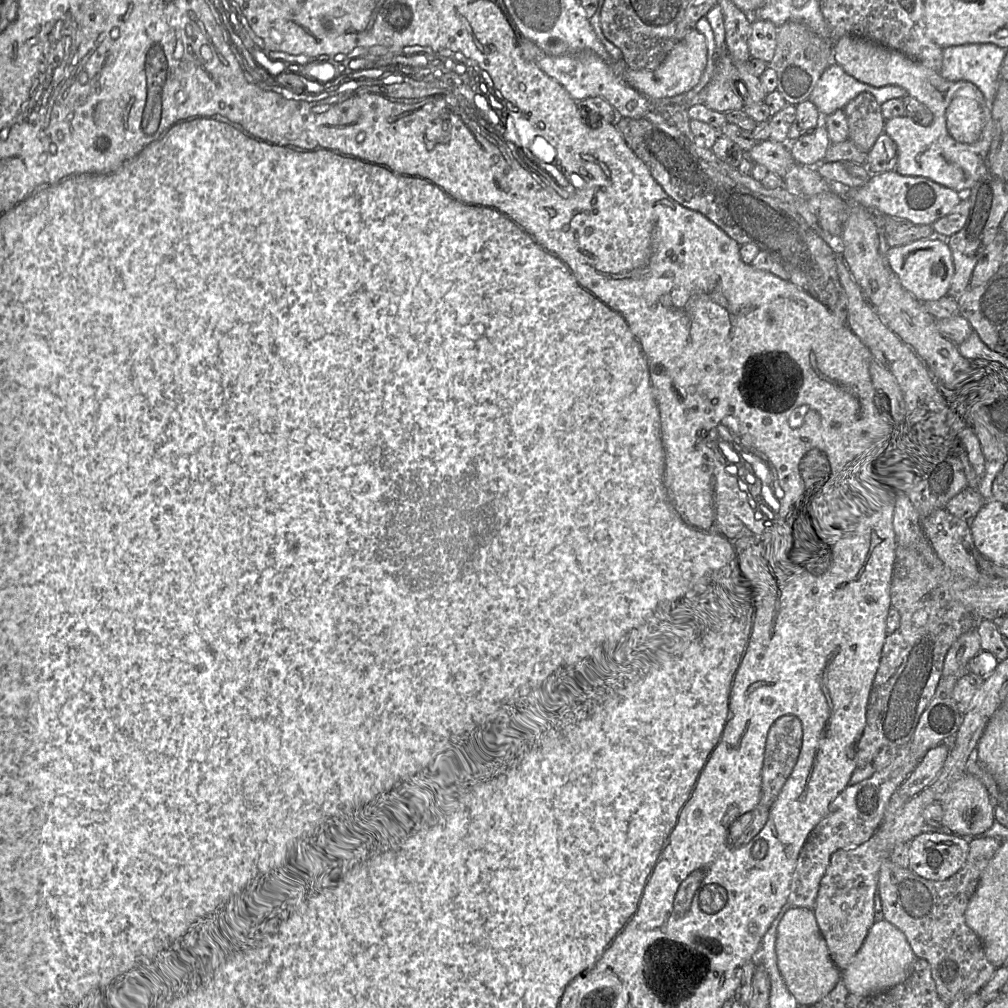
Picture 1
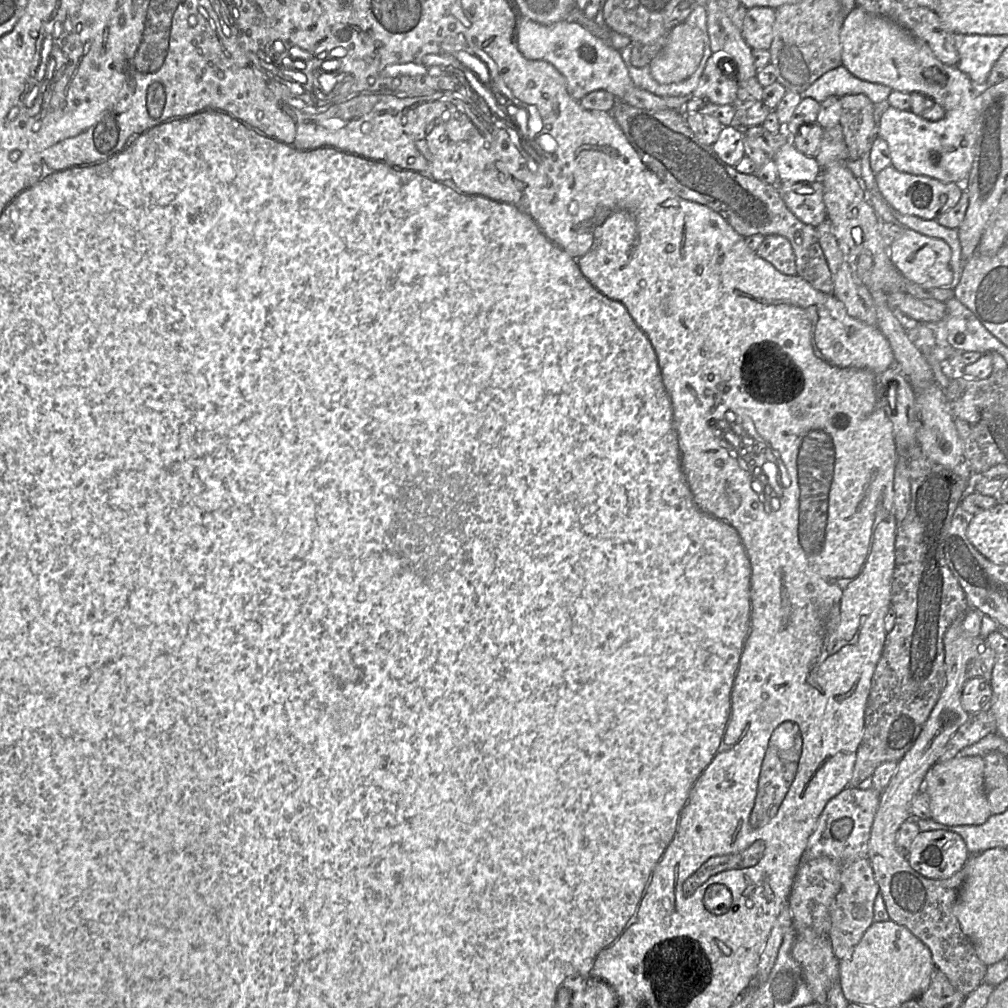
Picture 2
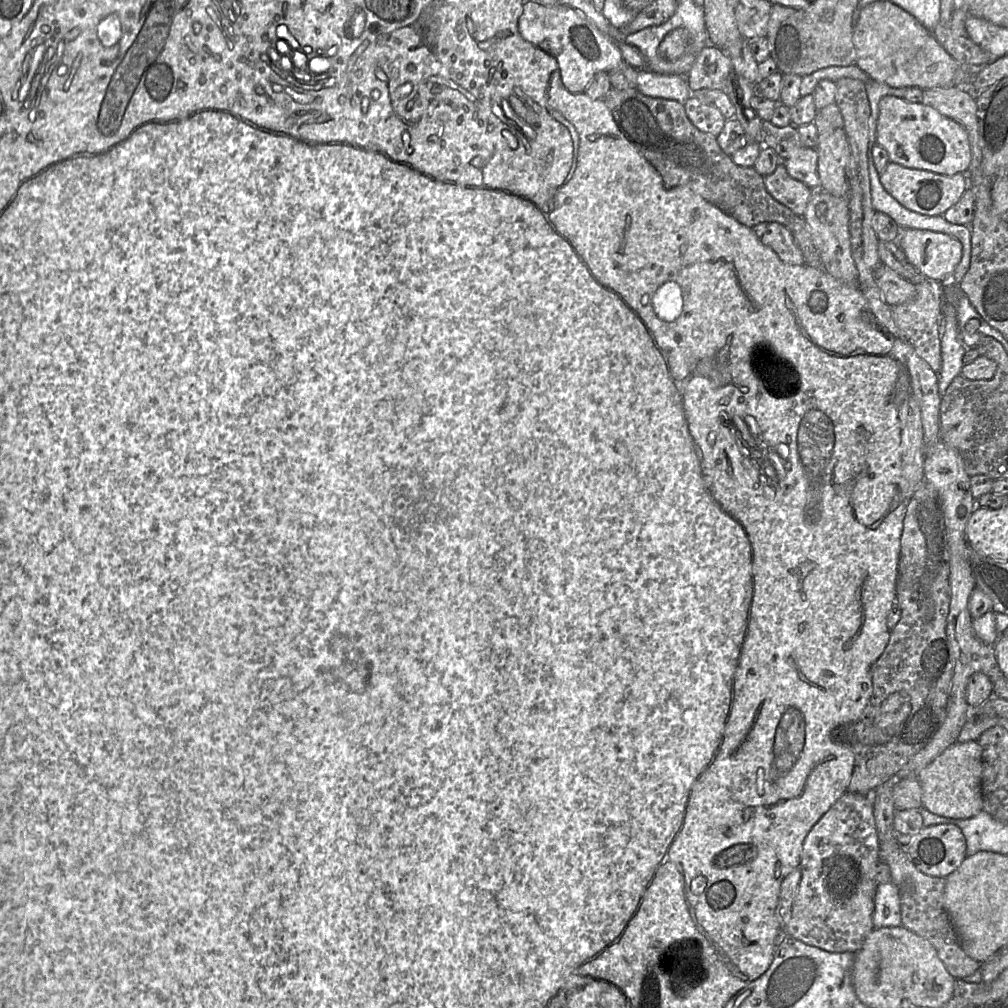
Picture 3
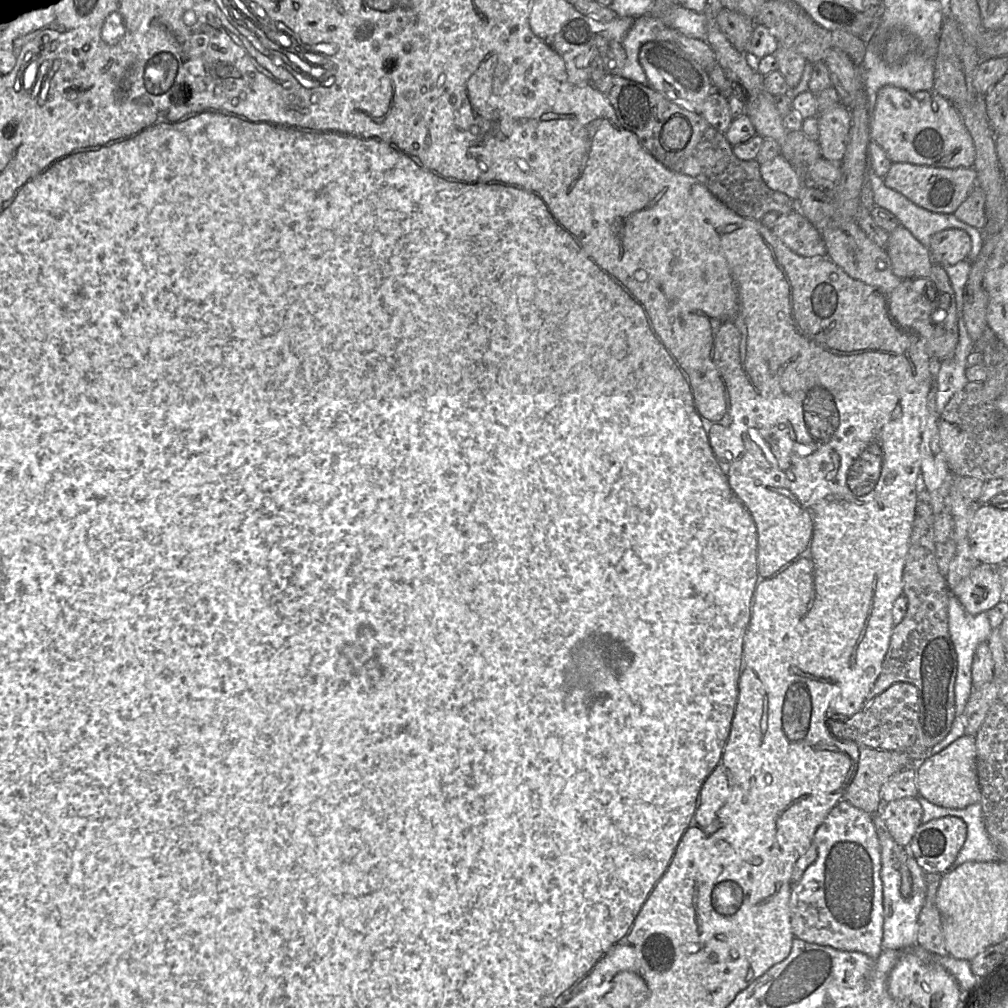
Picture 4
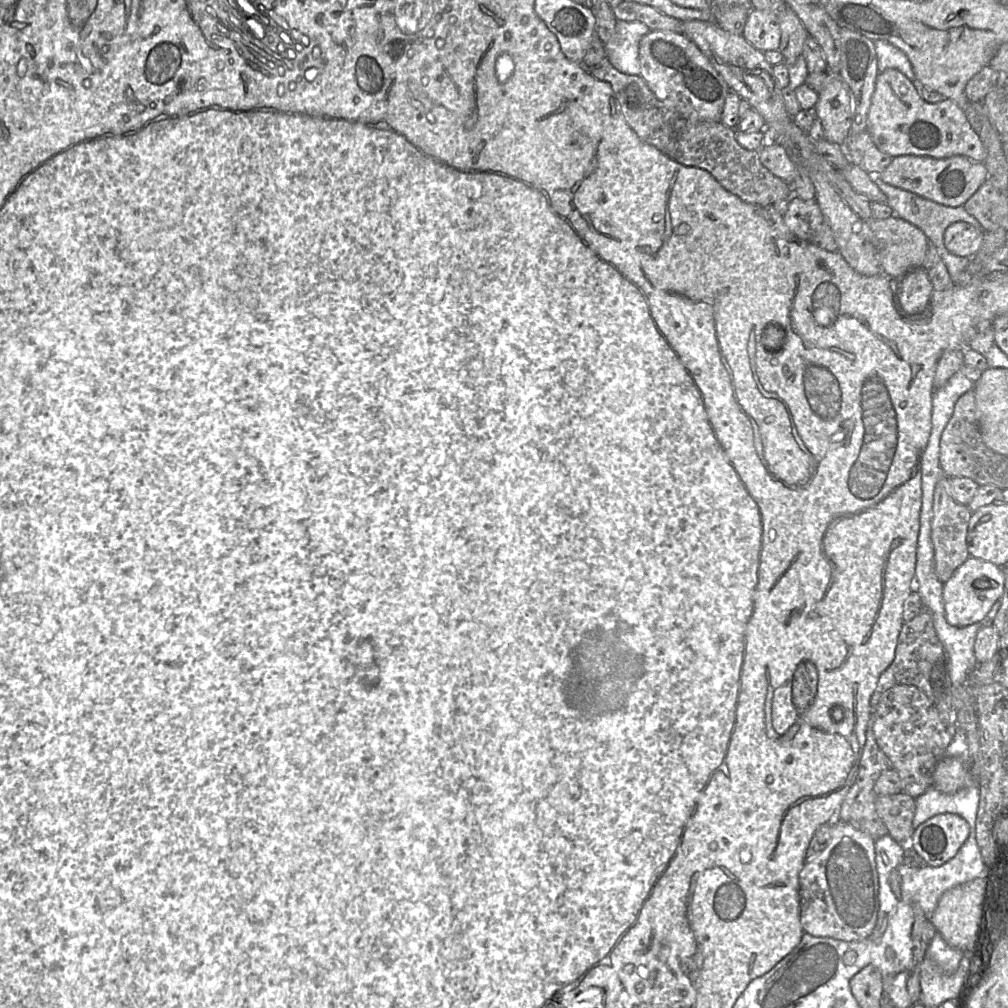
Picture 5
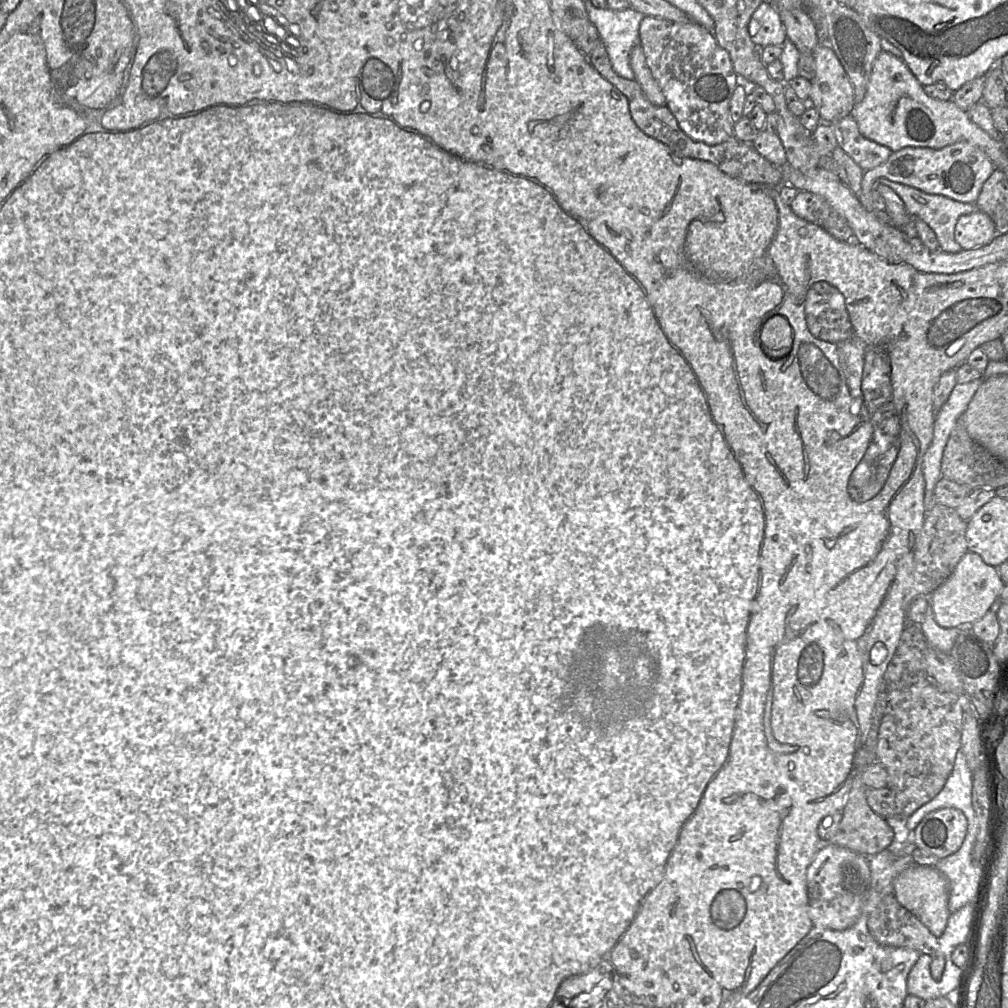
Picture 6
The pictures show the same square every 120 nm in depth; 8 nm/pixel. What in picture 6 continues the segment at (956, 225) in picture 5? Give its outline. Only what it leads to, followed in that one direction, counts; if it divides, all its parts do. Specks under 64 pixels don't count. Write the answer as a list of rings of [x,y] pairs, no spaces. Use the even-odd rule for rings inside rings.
[[[977,209],[972,213],[961,215],[955,224],[954,238],[963,250],[983,246],[996,235],[992,219]]]

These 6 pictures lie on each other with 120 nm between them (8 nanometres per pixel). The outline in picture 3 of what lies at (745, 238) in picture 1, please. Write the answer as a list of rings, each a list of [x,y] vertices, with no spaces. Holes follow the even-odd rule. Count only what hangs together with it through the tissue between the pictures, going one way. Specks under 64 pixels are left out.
[[[613,87],[604,97],[604,101],[620,131],[658,172],[666,188],[687,187],[740,224],[749,228],[753,228],[761,222],[777,222],[782,224],[791,232],[794,243],[802,252],[804,264],[813,268],[822,268],[820,255],[813,243],[803,216],[797,216],[789,208],[775,200],[767,192],[763,176],[754,167],[736,165],[732,157],[725,154],[720,148],[716,137],[696,128],[689,120],[683,103],[670,99],[646,96],[638,89],[619,90]]]

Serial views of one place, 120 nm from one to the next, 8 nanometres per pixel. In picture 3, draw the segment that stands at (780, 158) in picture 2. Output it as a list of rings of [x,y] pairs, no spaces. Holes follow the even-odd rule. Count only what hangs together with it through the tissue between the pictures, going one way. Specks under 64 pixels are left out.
[[[802,147],[782,162],[792,178],[804,183],[812,191],[821,188],[815,149]]]

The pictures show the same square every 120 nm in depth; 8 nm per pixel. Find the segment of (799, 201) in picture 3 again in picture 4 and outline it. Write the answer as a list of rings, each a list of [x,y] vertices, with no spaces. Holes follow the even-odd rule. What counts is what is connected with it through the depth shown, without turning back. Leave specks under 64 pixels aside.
[[[782,155],[759,164],[760,174],[765,184],[772,190],[784,193],[794,201],[805,184],[805,177]]]

